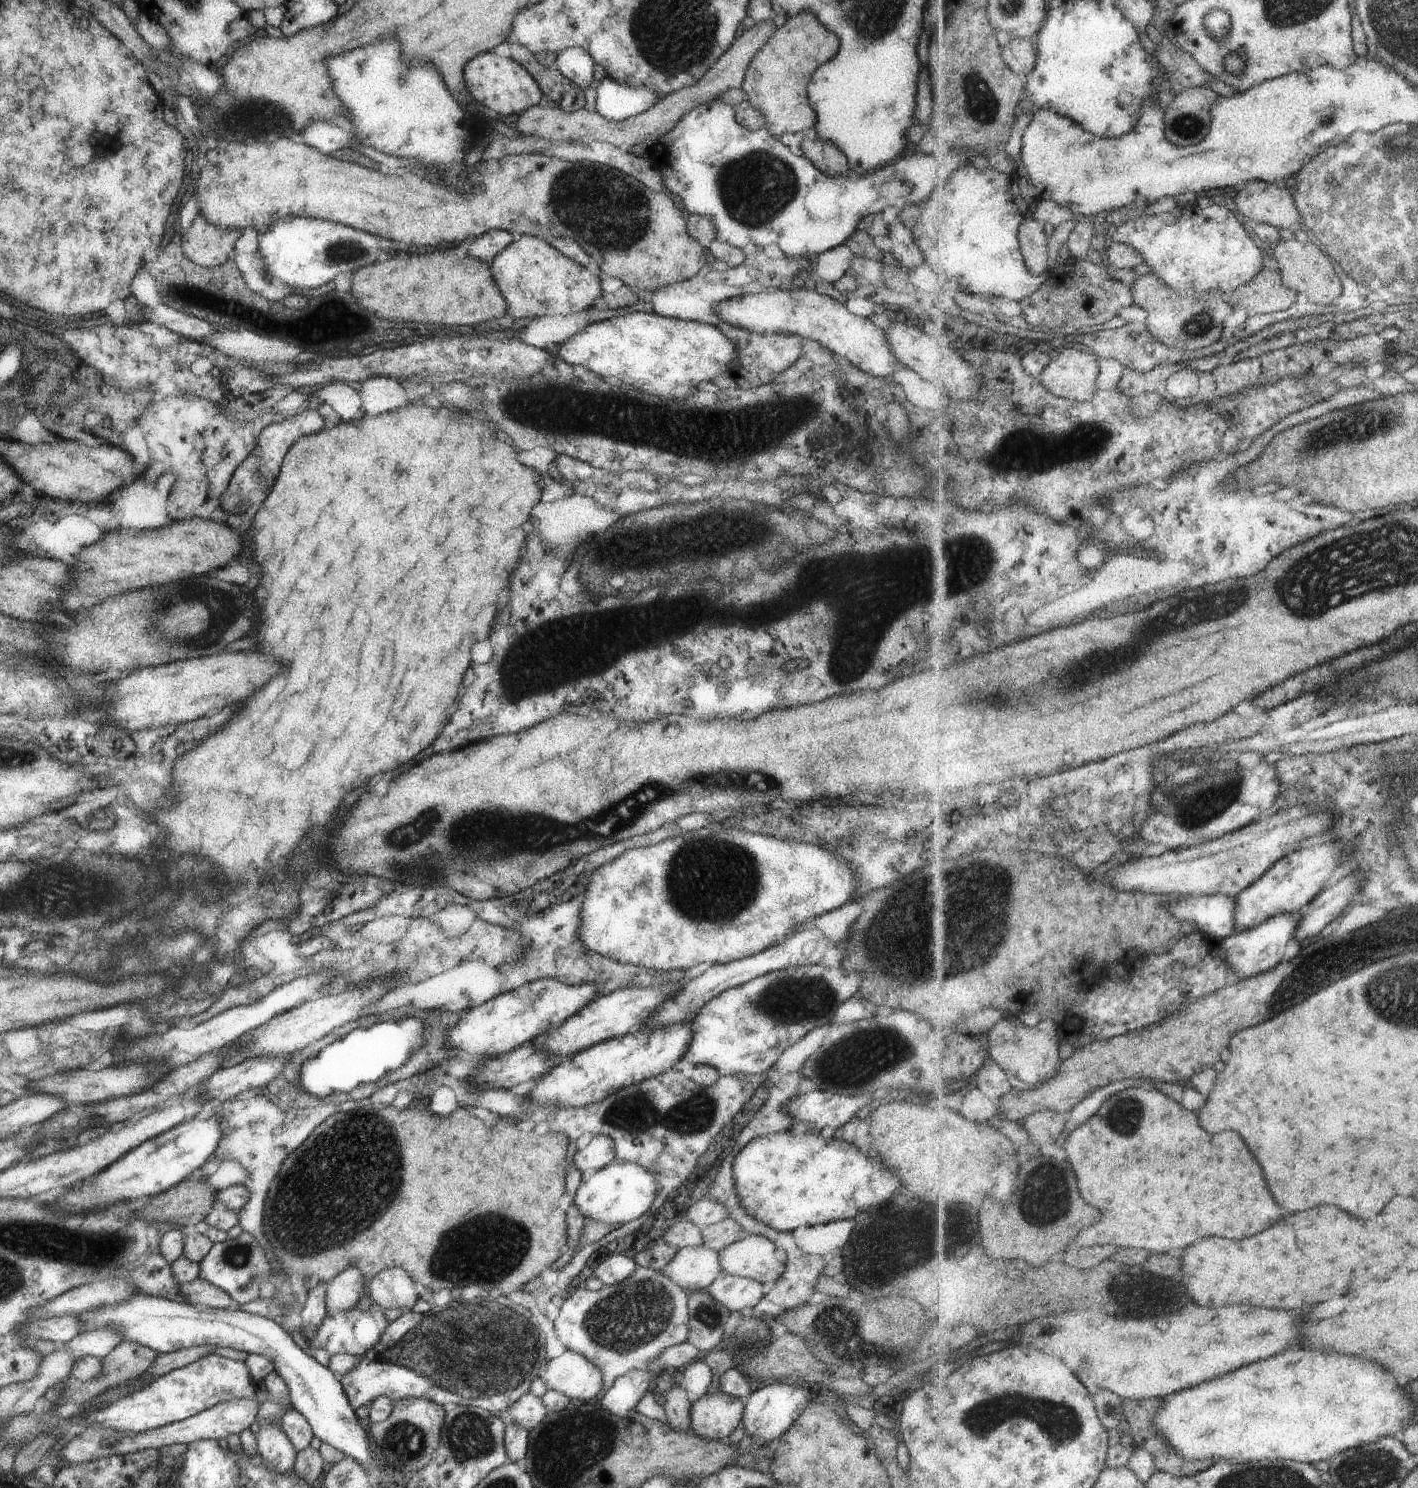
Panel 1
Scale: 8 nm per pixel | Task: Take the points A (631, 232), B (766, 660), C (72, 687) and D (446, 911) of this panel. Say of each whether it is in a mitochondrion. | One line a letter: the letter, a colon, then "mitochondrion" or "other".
A: mitochondrion
B: other
C: other
D: other

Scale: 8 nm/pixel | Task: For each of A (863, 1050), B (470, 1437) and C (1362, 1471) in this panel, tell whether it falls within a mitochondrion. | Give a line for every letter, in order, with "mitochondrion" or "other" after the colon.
A: mitochondrion
B: mitochondrion
C: mitochondrion

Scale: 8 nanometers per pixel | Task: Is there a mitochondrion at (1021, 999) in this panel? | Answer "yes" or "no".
no

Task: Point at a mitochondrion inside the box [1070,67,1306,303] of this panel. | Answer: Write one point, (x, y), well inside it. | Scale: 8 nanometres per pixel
(1191, 127)

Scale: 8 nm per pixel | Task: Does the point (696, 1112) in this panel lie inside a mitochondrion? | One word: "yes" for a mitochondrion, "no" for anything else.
yes

